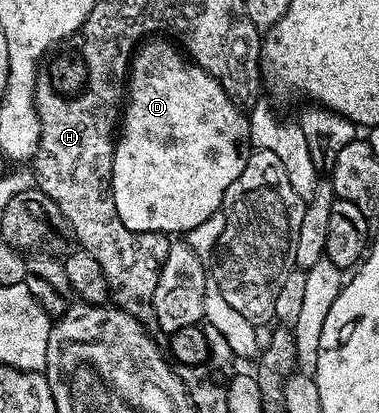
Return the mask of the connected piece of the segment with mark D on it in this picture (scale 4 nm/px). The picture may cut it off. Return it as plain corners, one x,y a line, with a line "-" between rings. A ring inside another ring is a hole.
161,37
142,42
131,59
127,102
113,149
113,200
115,213
119,213
119,221
123,221
127,229
143,233
158,231
177,237
180,231
187,233
222,210
225,190
239,177
241,169
225,164
225,90
215,77
182,54
172,42
164,41
169,42

